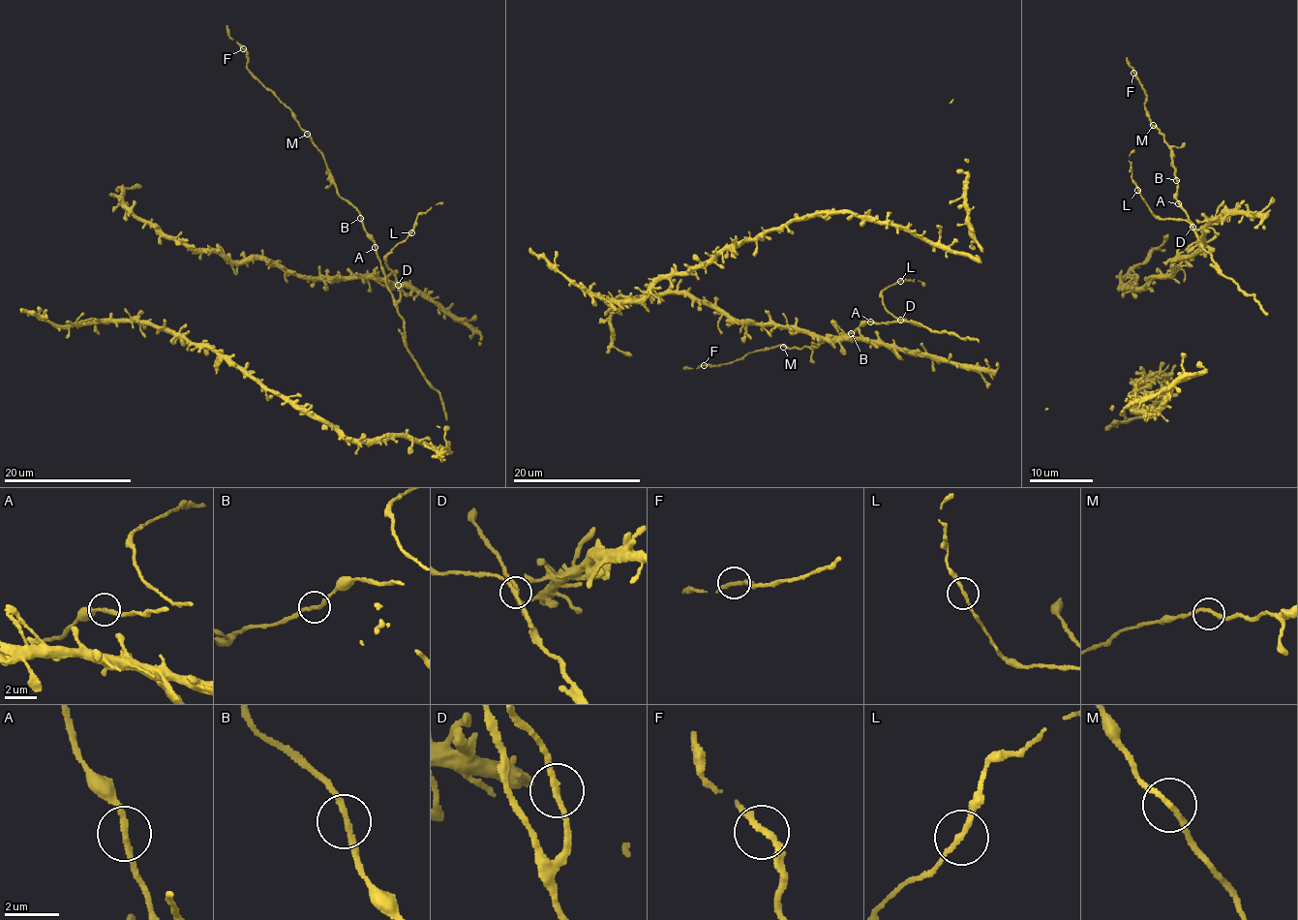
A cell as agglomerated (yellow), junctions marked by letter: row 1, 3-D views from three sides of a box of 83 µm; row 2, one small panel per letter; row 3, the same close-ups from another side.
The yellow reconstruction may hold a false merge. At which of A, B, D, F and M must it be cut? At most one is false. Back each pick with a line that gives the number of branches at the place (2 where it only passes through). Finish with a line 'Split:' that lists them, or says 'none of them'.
Split: none of them

